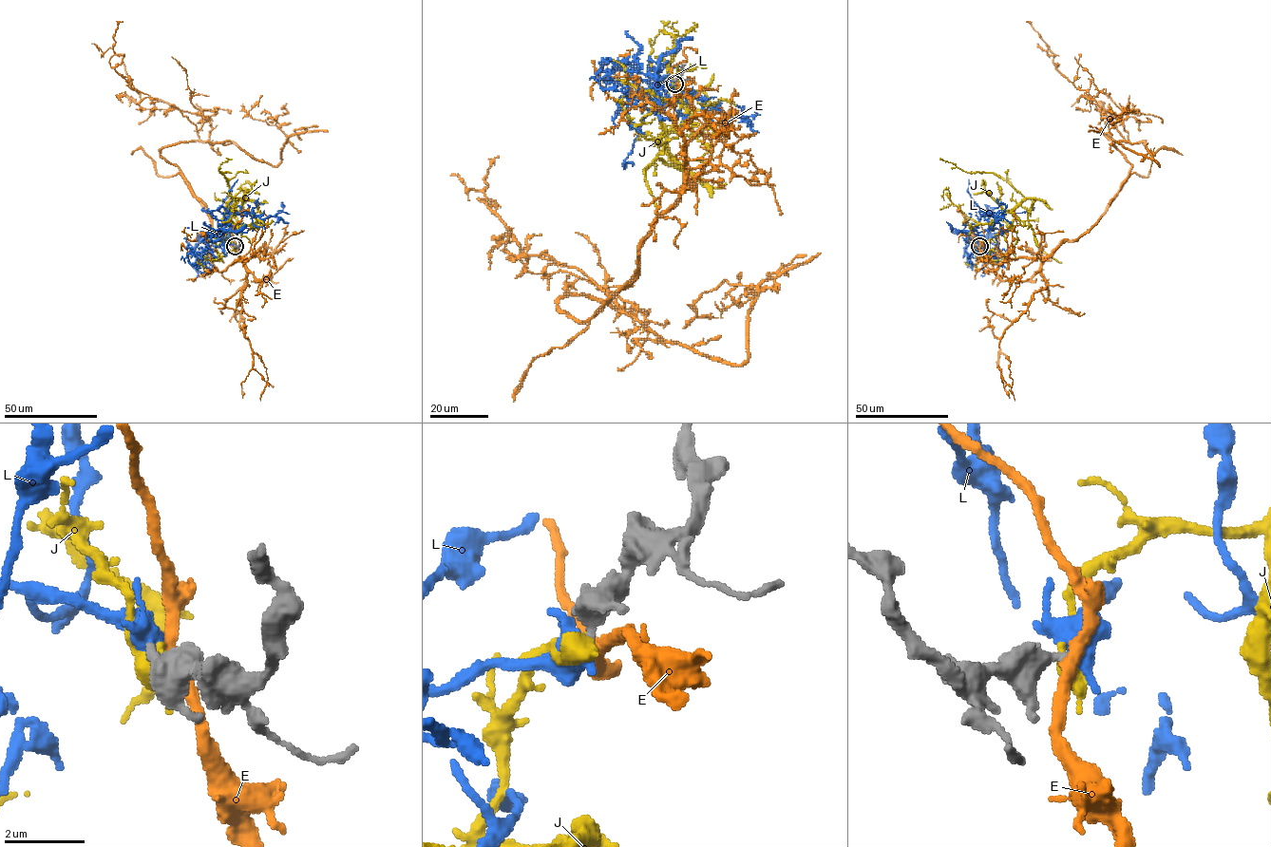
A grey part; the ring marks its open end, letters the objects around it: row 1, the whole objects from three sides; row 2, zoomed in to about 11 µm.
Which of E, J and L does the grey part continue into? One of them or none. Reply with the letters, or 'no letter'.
L

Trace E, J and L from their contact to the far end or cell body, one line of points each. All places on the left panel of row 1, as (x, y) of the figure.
E: (235, 246), (232, 264), (241, 257), (161, 150), (232, 141), (276, 166), (286, 137), (246, 115), (262, 95)
J: (235, 246), (225, 235), (229, 222), (224, 207), (231, 197), (219, 173), (227, 172), (218, 171), (231, 159)
L: (235, 246), (222, 238), (226, 218), (234, 213), (242, 215), (218, 211), (208, 213), (202, 209)

